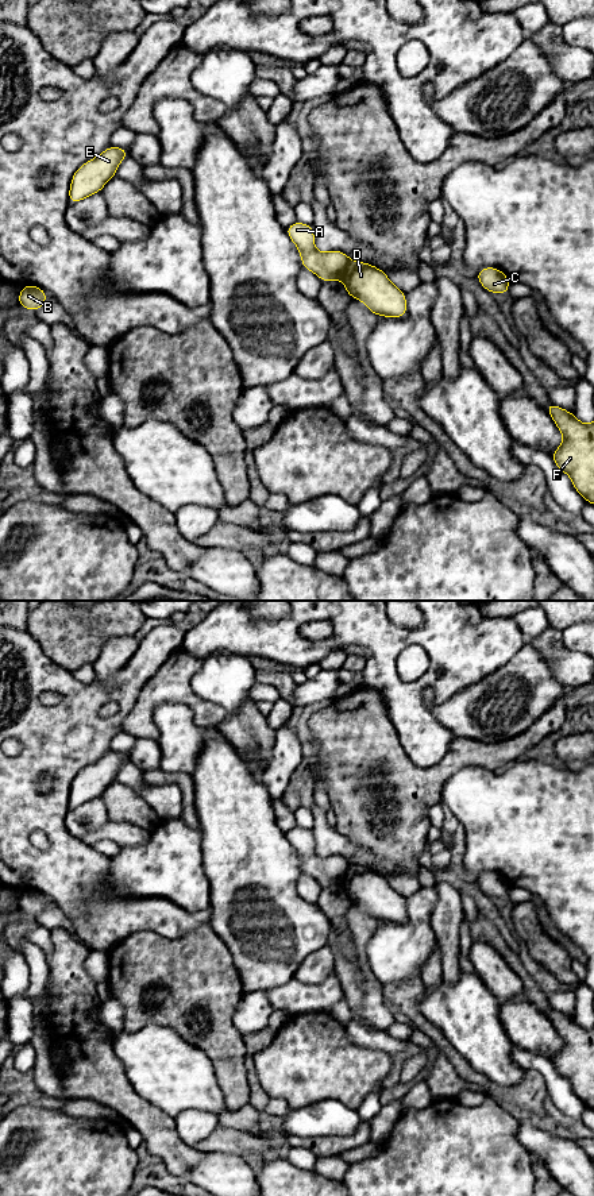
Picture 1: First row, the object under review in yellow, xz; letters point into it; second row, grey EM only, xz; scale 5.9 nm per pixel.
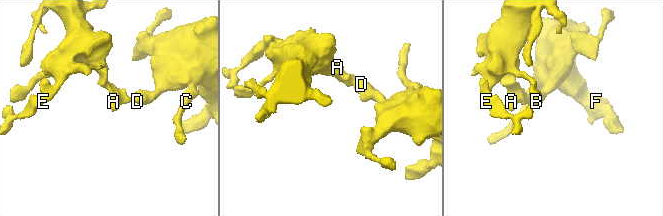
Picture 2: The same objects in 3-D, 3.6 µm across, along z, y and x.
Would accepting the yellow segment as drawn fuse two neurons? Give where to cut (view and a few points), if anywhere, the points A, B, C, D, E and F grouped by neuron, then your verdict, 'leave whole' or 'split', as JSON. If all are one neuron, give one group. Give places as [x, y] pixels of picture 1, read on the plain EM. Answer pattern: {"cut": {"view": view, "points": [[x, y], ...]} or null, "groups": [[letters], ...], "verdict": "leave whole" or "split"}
{"cut": {"view": "xz", "points": [[351, 867], [340, 883]]}, "groups": [["A", "B", "E"], ["C", "D", "F"]], "verdict": "split"}

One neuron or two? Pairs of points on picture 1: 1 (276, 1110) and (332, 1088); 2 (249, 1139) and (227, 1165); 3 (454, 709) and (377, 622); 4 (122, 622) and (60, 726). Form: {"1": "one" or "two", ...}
{"1": "two", "2": "two", "3": "two", "4": "two"}

